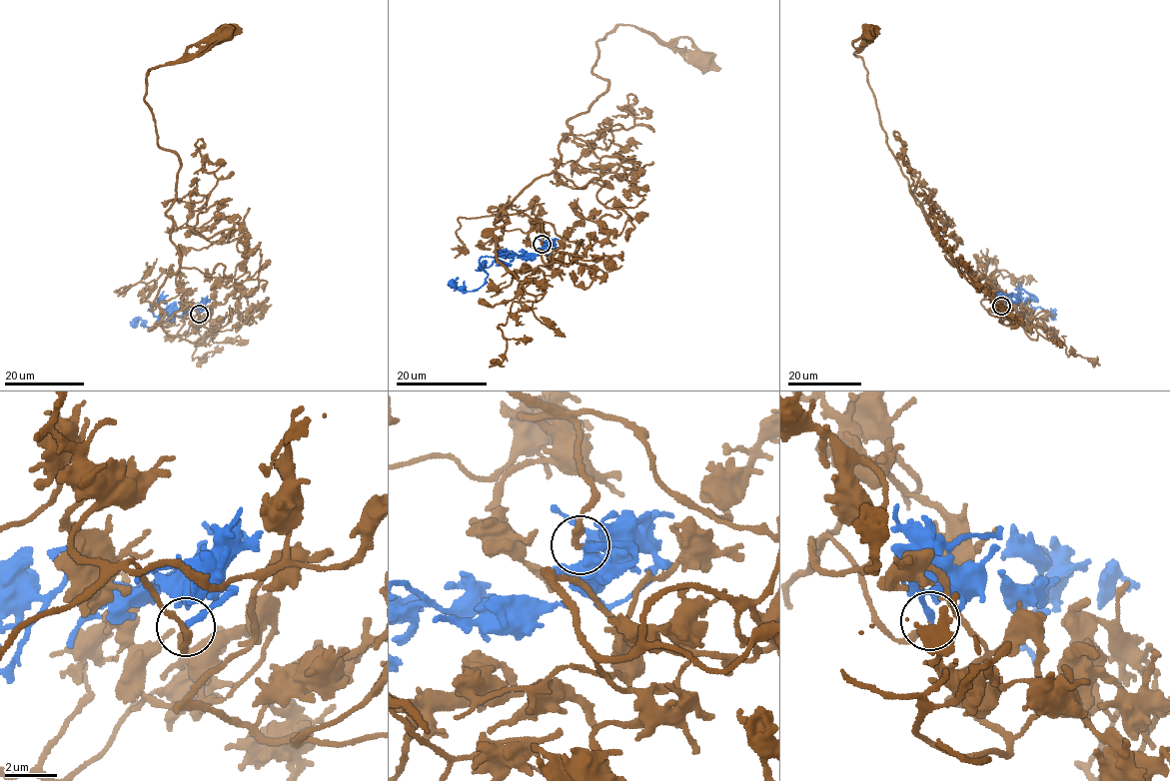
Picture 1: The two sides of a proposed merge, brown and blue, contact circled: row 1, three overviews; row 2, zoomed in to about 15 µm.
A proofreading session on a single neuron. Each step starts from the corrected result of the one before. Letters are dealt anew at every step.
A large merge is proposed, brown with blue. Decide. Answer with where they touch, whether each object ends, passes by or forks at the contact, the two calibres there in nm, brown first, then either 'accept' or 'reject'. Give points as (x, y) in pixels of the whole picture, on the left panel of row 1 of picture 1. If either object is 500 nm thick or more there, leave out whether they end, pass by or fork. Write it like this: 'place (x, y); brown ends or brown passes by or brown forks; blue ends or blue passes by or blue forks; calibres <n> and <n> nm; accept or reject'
place (199, 314); brown ends; blue ends; calibres 240 and 280 nm; accept

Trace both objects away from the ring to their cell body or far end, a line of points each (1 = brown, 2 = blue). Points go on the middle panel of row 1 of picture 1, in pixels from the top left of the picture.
1: (543, 245), (541, 223), (503, 231), (504, 208), (605, 92), (596, 42), (631, 25), (701, 61)
2: (543, 245), (533, 257), (512, 251), (483, 256), (479, 266), (487, 278), (471, 291), (460, 289), (459, 278)

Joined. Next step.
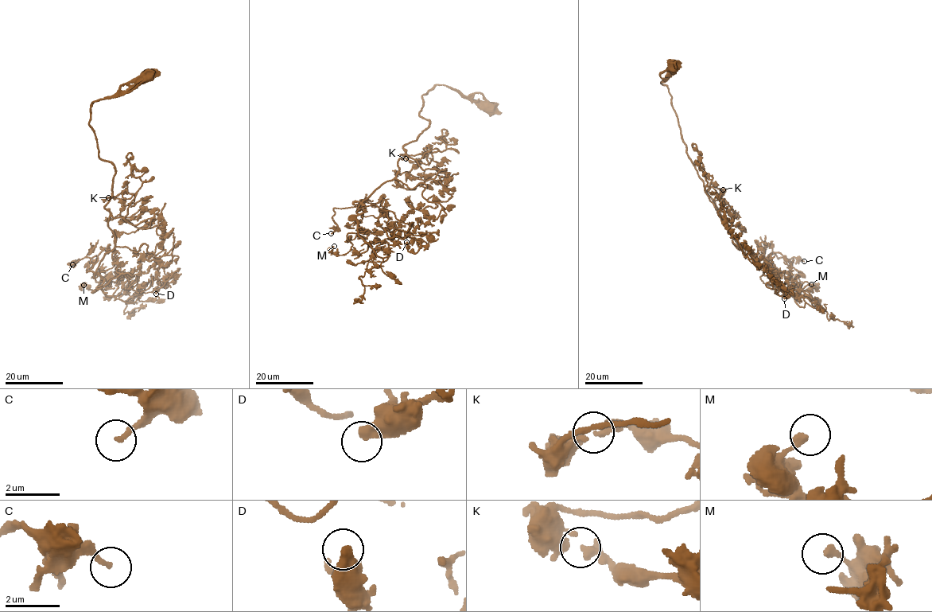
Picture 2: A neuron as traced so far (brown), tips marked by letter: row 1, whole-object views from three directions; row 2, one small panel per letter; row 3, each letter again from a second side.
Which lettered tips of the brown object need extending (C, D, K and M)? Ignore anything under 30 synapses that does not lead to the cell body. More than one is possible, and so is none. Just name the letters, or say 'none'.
none

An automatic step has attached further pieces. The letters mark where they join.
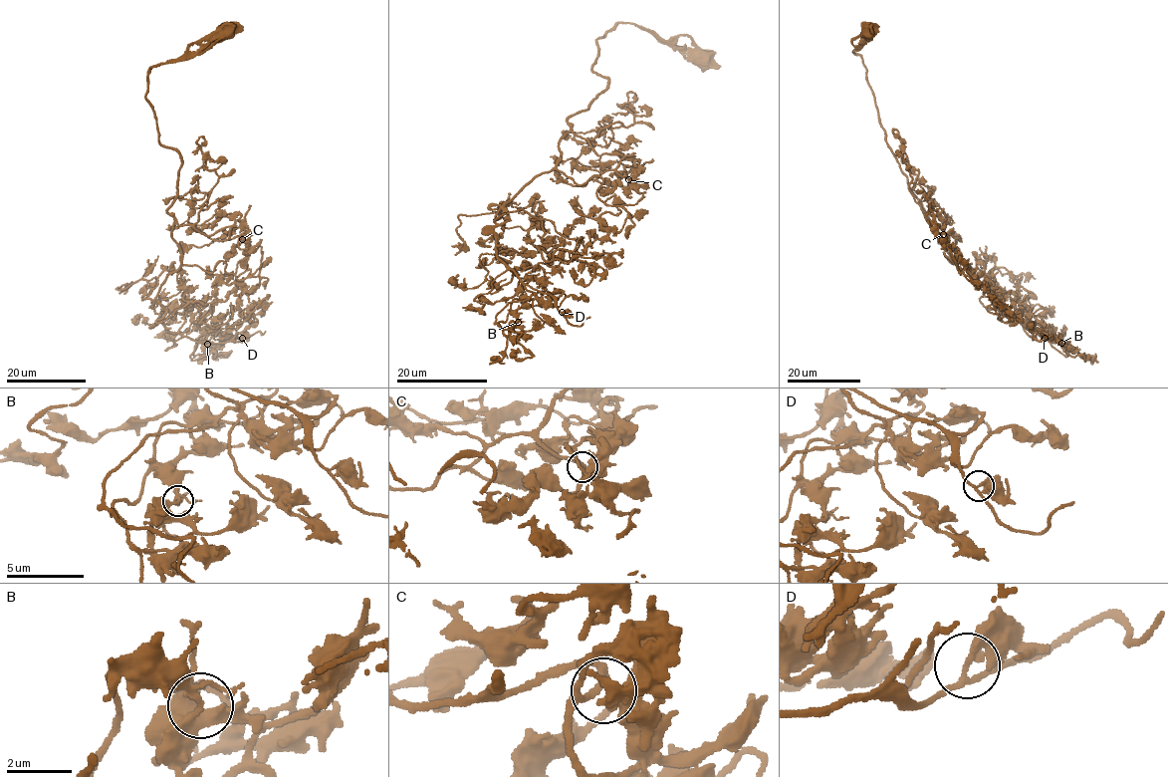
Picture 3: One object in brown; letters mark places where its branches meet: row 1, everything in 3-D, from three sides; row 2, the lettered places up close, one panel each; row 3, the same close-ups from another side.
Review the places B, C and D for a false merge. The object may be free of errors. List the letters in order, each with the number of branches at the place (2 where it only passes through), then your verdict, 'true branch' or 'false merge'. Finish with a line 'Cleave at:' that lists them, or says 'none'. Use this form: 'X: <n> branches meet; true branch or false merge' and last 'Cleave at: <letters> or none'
B: 4 branches meet; false merge
C: 3 branches meet; true branch
D: 3 branches meet; true branch
Cleave at: B

